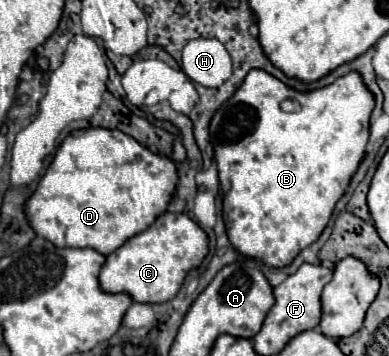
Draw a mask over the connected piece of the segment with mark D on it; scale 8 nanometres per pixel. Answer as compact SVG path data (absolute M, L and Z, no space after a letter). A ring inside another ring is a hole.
M89 127L71 131L59 145L37 191L25 201L25 217L33 231L55 247L91 247L101 255L119 249L129 237L145 231L165 213L177 183L177 169L169 157L155 155L123 131Z

